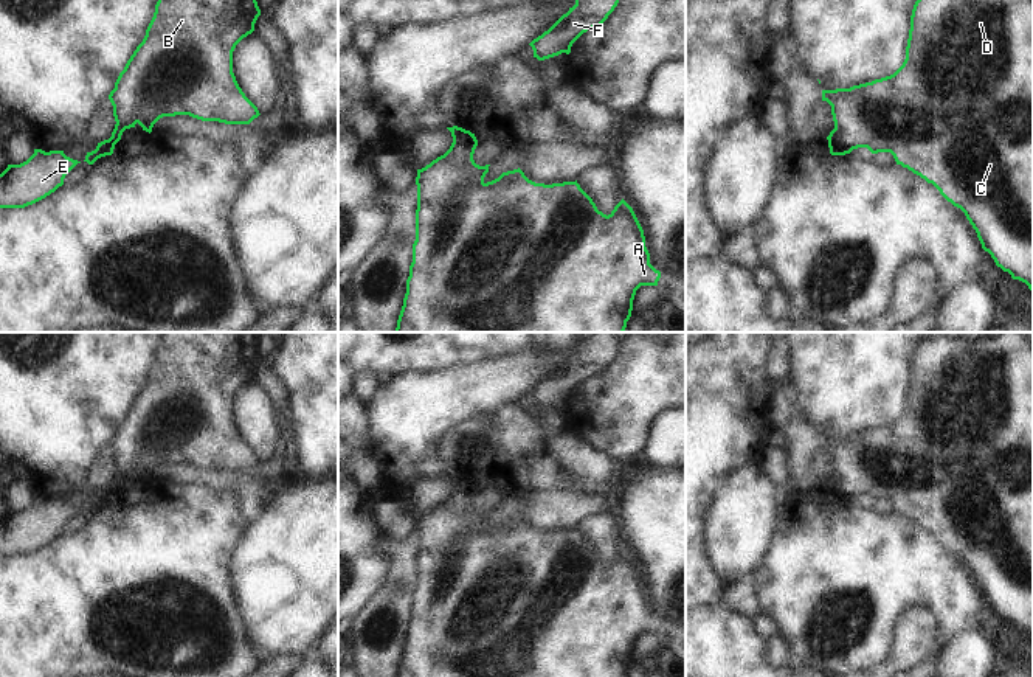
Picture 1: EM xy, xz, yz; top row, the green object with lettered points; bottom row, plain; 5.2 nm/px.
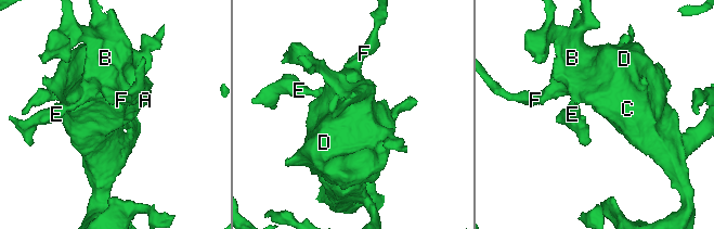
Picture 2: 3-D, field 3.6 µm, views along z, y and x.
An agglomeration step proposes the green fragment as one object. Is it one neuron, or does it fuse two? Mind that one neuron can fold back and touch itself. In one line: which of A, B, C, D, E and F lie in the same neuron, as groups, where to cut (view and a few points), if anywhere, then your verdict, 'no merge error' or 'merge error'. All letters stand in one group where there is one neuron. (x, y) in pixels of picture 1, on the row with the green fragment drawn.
A B C D F / E | xy (109, 138), (114, 145) | merge error

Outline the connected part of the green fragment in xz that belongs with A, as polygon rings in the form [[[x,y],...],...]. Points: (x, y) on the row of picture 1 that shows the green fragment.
[[[459,127],[450,149],[422,169],[417,169],[416,241],[413,262],[406,279],[406,293],[396,332],[624,332],[631,317],[633,300],[641,286],[658,286],[661,272],[650,264],[644,230],[633,208],[622,199],[606,216],[575,182],[535,183],[518,168],[484,182],[489,166],[473,160],[478,140],[475,134]]]

